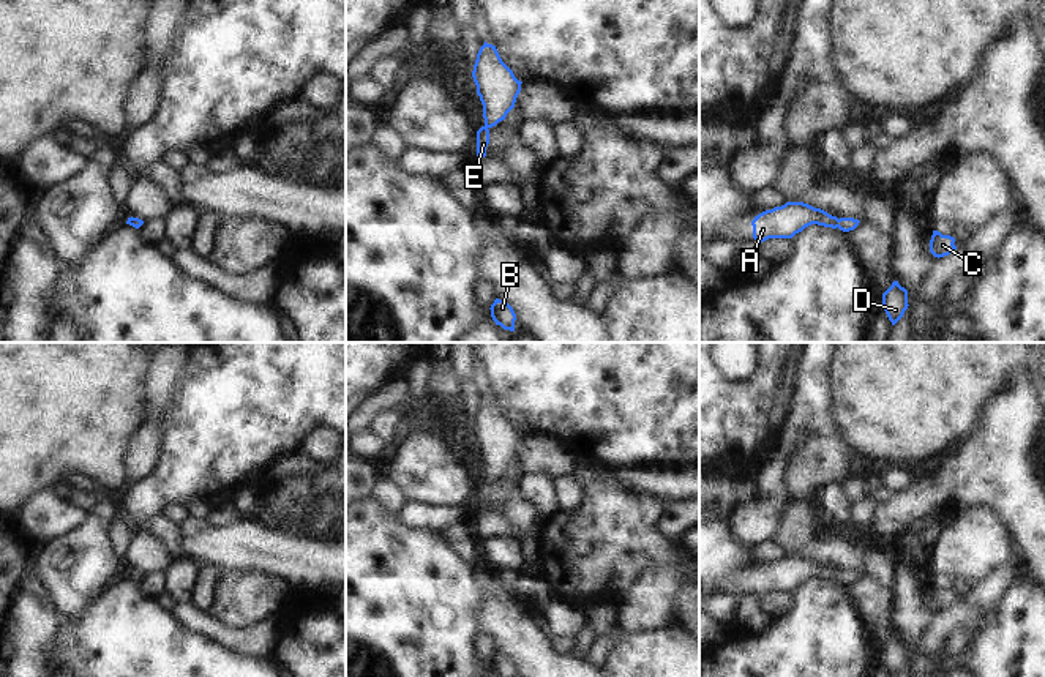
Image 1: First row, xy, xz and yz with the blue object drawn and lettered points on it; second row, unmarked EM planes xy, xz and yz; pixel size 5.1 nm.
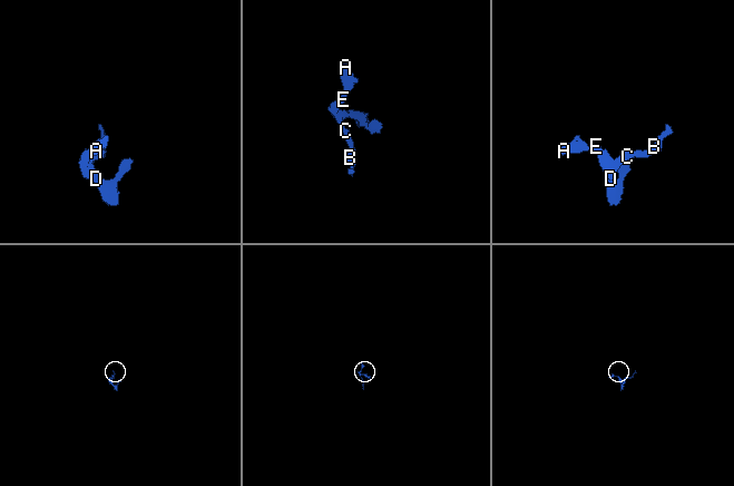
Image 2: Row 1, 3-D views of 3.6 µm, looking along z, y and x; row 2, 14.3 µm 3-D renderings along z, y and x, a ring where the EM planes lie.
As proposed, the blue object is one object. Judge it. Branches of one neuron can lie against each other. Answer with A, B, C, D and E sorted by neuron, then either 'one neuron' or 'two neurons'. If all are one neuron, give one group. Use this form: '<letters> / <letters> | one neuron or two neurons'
A B C D E | one neuron

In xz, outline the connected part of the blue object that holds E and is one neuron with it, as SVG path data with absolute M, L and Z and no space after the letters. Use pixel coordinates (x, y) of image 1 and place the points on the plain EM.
M486 395L477 407L472 431L483 458L485 472L485 478L477 484L477 510L485 511L489 483L505 473L507 467L515 461L522 436L502 415L496 399Z

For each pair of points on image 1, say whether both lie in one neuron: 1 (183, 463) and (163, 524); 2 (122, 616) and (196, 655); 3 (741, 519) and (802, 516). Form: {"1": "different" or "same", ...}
{"1": "different", "2": "same", "3": "different"}

